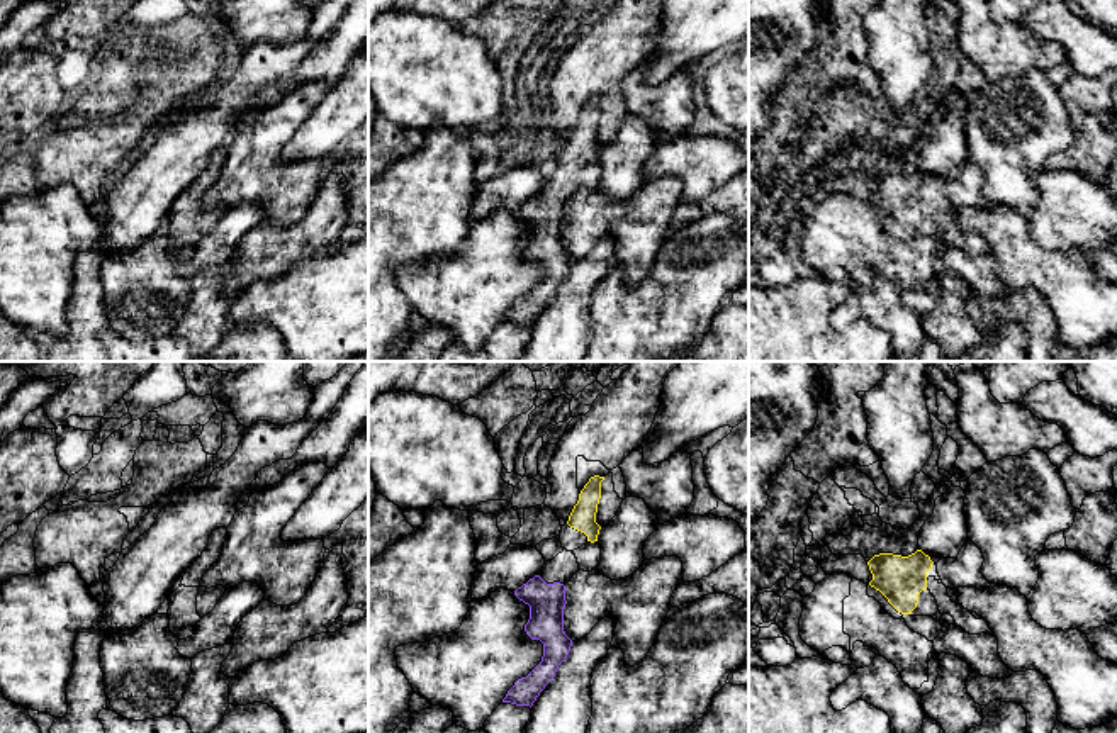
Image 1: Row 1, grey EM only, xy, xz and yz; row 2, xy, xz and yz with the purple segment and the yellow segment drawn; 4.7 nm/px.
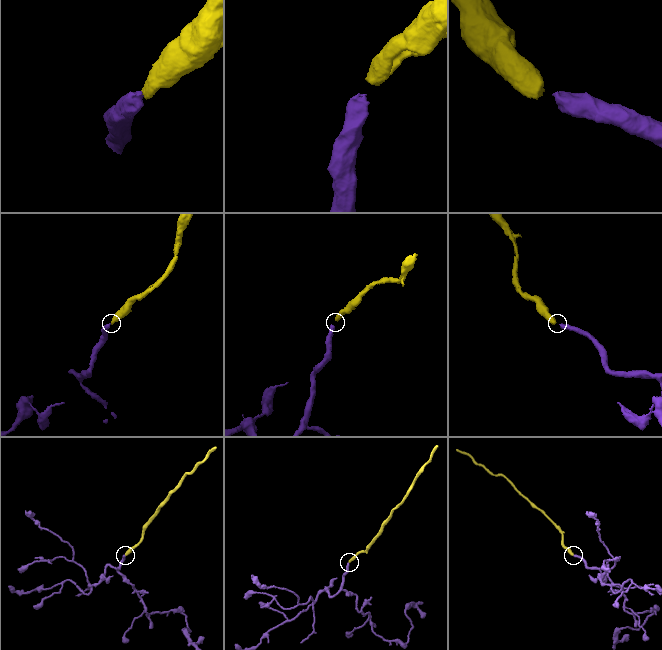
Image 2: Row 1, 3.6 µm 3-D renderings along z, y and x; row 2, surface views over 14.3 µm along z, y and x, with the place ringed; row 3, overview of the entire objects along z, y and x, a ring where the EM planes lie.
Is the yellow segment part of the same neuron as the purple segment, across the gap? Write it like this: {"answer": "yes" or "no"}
{"answer": "yes"}

